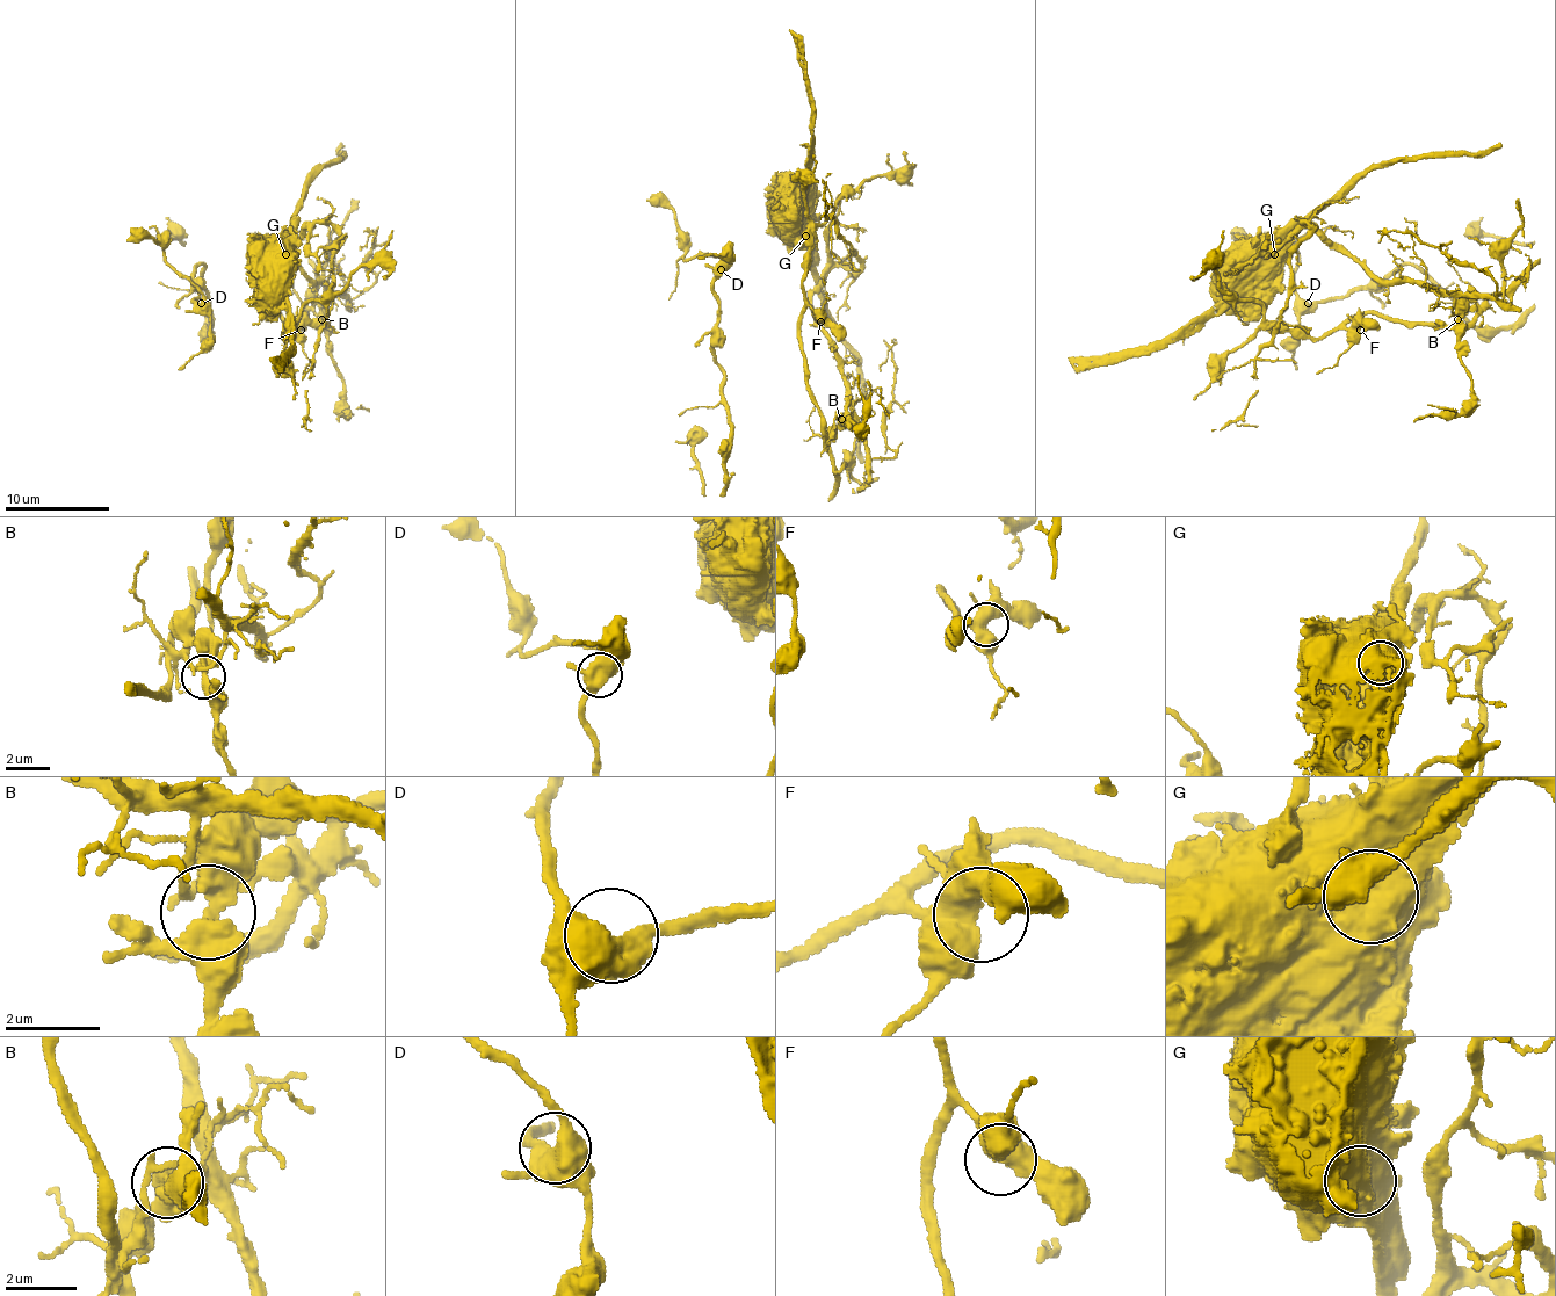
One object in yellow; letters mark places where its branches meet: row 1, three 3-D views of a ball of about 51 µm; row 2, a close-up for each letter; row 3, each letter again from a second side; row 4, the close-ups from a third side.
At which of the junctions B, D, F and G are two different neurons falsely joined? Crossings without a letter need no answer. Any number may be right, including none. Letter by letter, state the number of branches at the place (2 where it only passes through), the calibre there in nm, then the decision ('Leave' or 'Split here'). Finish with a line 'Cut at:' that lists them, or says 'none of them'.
B: Branches: 2. Thickness 500 nm. Leave
D: Branches: 3. Thickness 600 nm. Leave
F: Branches: 3. Thickness 480 nm. Leave
G: Branches: 2. Thickness 900 nm. Split here
Cut at: G

